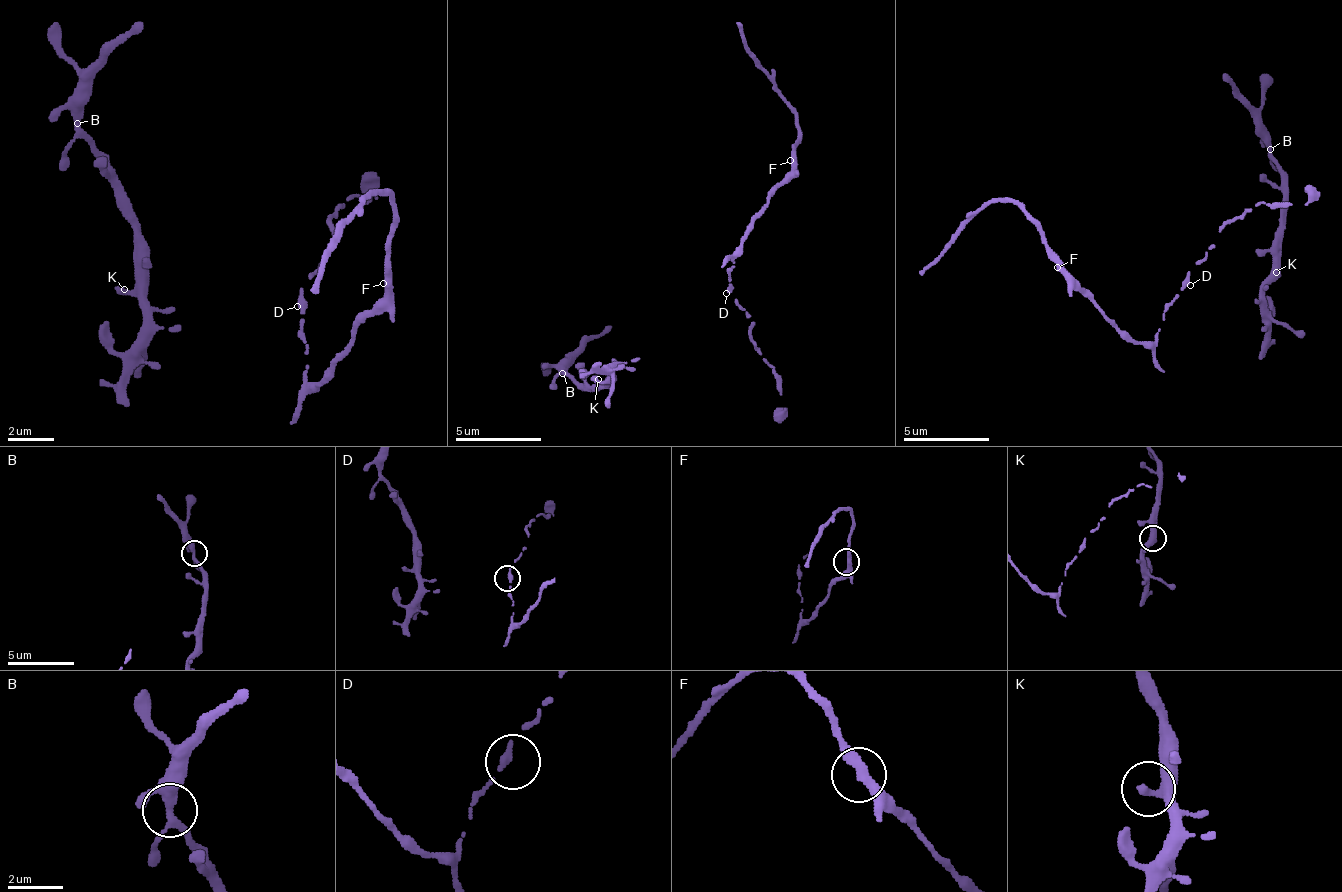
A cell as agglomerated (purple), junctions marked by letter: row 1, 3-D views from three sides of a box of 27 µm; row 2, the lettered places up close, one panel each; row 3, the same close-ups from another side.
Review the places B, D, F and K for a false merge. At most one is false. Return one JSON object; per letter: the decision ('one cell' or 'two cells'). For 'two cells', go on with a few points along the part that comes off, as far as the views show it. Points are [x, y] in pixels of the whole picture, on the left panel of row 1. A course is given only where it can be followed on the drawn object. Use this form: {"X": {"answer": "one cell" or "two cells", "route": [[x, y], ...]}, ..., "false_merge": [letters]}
{"B": {"answer": "one cell"}, "D": {"answer": "one cell"}, "F": {"answer": "one cell"}, "K": {"answer": "one cell"}, "false_merge": []}

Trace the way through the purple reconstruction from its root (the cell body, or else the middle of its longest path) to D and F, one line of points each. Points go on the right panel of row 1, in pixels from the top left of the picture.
D: (1177, 293), (1190, 285)
F: (1177, 293), (1173, 306), (1164, 314), (1160, 332), (1152, 340), (1130, 340), (1057, 267)

